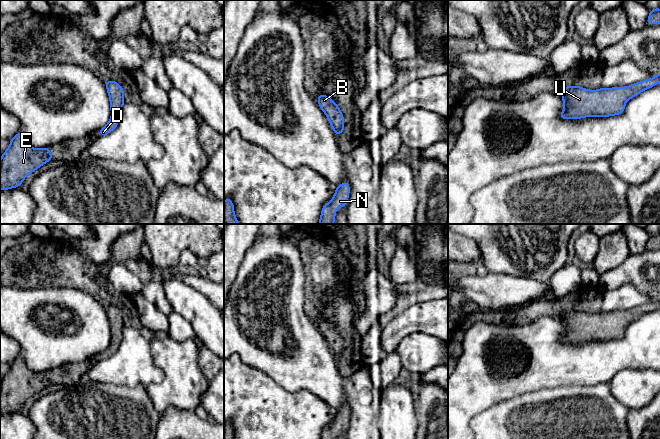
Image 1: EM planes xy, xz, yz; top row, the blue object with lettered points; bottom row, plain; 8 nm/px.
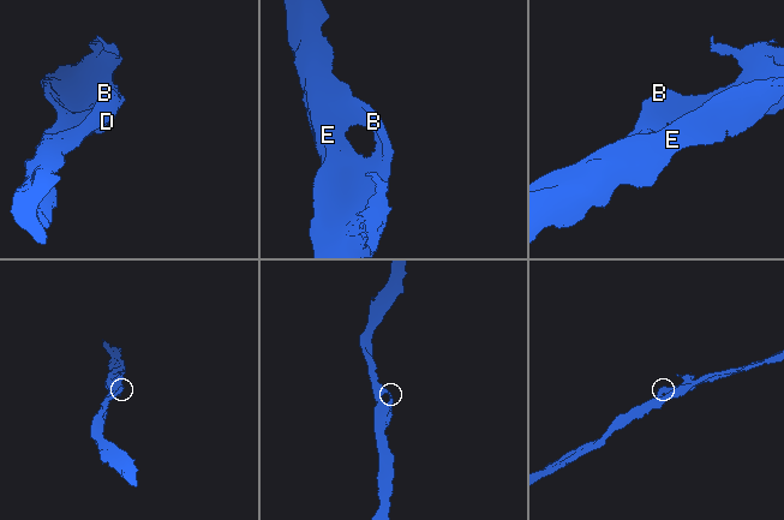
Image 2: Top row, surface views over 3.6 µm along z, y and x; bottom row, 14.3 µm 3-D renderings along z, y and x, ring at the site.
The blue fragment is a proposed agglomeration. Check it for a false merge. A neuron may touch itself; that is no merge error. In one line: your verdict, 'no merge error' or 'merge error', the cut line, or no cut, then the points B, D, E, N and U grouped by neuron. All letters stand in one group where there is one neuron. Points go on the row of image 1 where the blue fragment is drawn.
no merge error | no cut | B D E N U

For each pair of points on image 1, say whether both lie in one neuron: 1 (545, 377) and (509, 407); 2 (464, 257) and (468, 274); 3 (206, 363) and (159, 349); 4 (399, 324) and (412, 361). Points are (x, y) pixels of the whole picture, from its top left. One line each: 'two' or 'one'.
1: two
2: two
3: two
4: two

